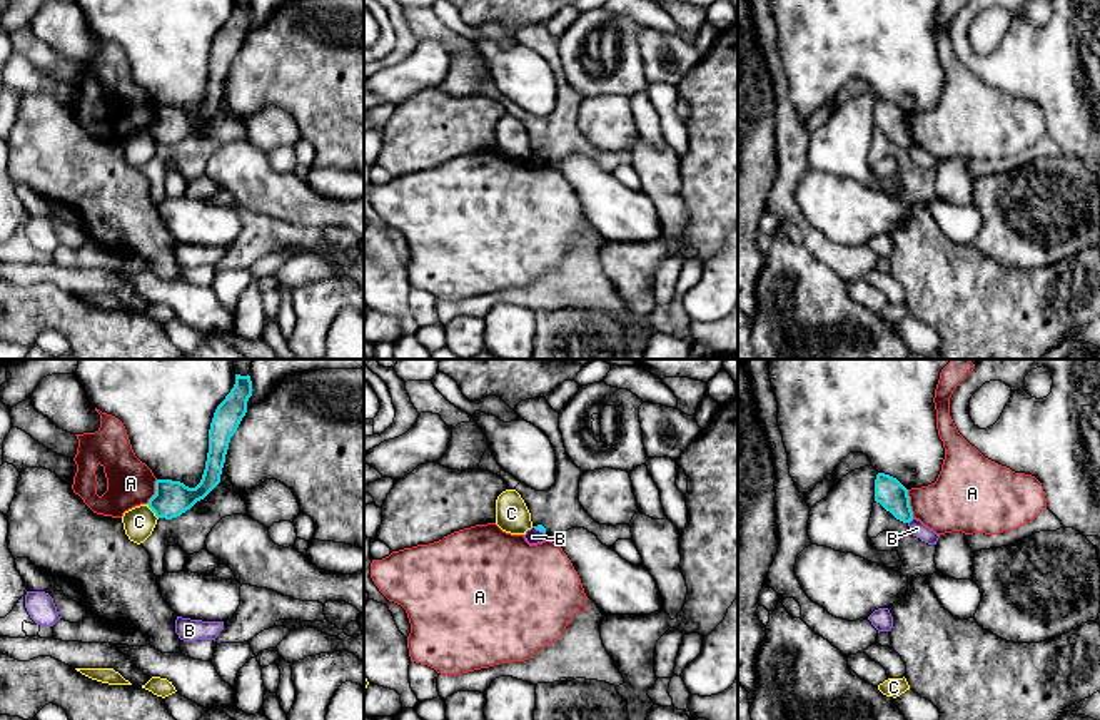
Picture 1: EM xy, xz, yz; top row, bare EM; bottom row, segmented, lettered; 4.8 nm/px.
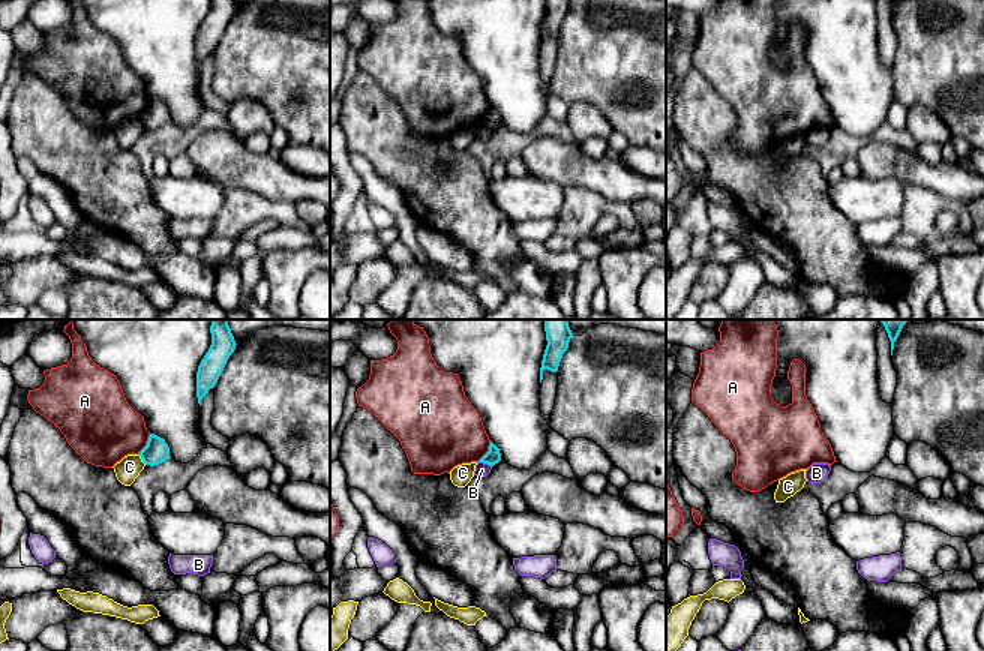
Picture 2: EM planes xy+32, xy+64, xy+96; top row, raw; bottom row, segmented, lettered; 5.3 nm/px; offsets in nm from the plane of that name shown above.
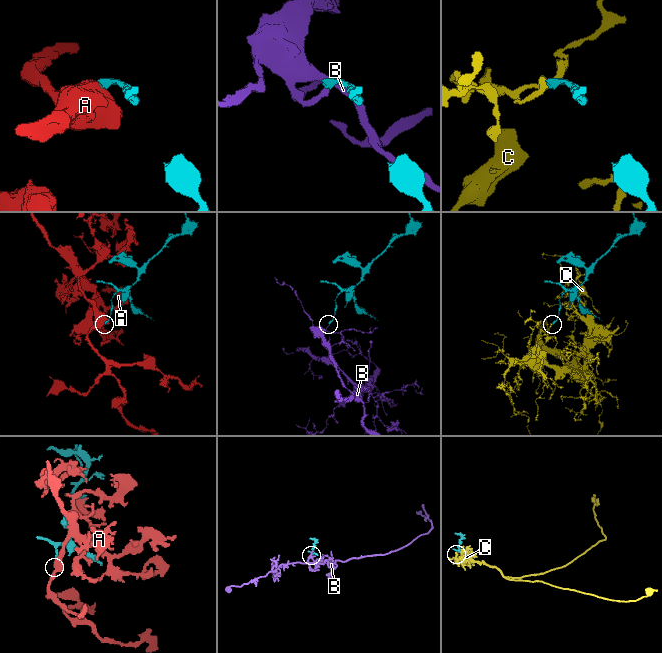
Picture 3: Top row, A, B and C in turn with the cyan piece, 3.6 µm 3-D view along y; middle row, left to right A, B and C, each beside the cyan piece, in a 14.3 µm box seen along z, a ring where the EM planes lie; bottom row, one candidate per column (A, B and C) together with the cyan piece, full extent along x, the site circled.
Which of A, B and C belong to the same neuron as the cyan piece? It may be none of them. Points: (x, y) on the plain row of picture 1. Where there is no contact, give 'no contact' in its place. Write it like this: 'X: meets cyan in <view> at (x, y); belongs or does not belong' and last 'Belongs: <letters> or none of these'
A: meets cyan in yz at (908, 129); does not belong
B: meets cyan in yz at (910, 146); does not belong
C: meets cyan in xy at (152, 136); does not belong
Belongs: none of these

